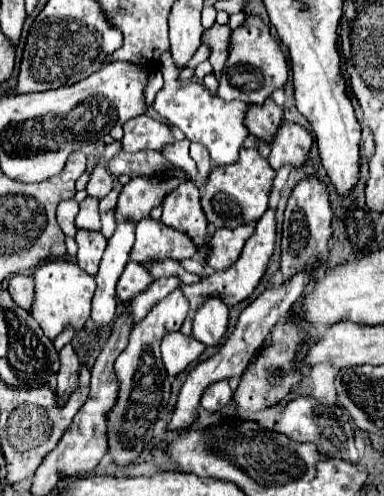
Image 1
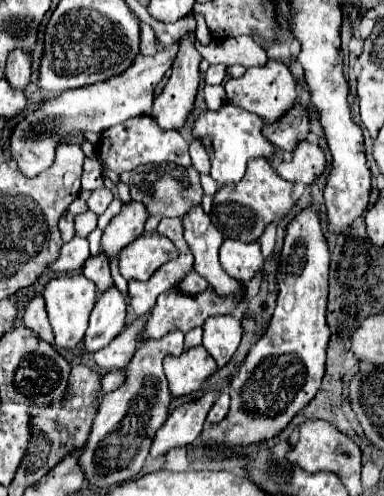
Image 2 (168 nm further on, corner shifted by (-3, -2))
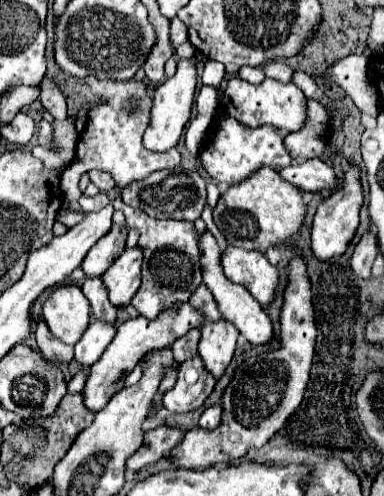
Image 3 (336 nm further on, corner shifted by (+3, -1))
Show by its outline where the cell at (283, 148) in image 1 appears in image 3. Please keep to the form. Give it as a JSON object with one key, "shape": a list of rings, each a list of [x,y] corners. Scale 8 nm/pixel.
{"shape":[[[310,158],[306,162],[294,162],[280,170],[280,176],[306,192],[318,190],[334,190],[336,188],[336,174],[332,166],[328,166],[320,158]]]}

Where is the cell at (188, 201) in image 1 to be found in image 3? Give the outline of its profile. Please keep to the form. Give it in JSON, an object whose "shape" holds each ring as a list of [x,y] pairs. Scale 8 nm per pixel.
{"shape":[[[210,230],[202,232],[200,238],[198,238],[198,242],[200,242],[200,252],[202,252],[202,256],[200,256],[200,266],[202,266],[204,284],[206,284],[208,290],[214,294],[214,300],[216,300],[216,304],[218,304],[220,314],[222,314],[226,320],[230,320],[232,324],[236,324],[238,330],[240,330],[240,334],[242,334],[250,344],[266,344],[266,342],[272,338],[272,334],[274,334],[272,322],[270,322],[268,314],[262,310],[262,306],[252,298],[252,294],[250,294],[244,286],[234,284],[234,282],[230,282],[230,280],[224,276],[222,266],[220,266],[220,246],[218,246],[216,238],[212,236],[212,232],[210,232]]]}

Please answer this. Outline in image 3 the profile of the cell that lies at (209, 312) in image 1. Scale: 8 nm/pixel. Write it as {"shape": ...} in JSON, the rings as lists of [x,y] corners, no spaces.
{"shape":[[[228,320],[218,322],[206,322],[202,326],[202,338],[198,342],[198,354],[204,360],[204,366],[208,372],[214,374],[214,378],[220,378],[230,364],[236,348],[238,330]]]}

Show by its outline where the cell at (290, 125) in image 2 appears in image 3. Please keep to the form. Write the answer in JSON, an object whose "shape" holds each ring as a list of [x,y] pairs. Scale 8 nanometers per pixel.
{"shape":[[[314,98],[308,100],[308,114],[302,130],[284,134],[284,146],[296,162],[304,162],[308,158],[318,158],[324,152],[324,132],[326,132],[328,112]]]}

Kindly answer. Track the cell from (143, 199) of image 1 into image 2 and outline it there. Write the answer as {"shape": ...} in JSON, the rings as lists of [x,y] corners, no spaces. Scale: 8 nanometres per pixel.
{"shape":[[[132,201],[130,205],[122,207],[122,211],[104,229],[100,239],[102,253],[108,257],[108,261],[120,255],[120,251],[126,245],[130,245],[134,239],[138,239],[138,235],[142,235],[146,219],[148,219],[148,213],[142,203]]]}

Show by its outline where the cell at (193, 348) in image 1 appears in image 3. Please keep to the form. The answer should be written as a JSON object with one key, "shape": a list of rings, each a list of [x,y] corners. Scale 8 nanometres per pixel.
{"shape":[[[200,356],[190,358],[176,368],[178,378],[174,388],[164,392],[164,406],[170,412],[190,412],[204,404],[204,400],[210,396],[216,378],[204,368],[204,362]]]}

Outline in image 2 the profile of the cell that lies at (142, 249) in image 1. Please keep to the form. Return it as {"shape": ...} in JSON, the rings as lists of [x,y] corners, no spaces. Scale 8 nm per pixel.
{"shape":[[[142,233],[134,243],[124,247],[118,257],[120,275],[126,281],[146,281],[152,273],[164,265],[168,259],[174,259],[178,251],[170,239],[156,233]]]}

